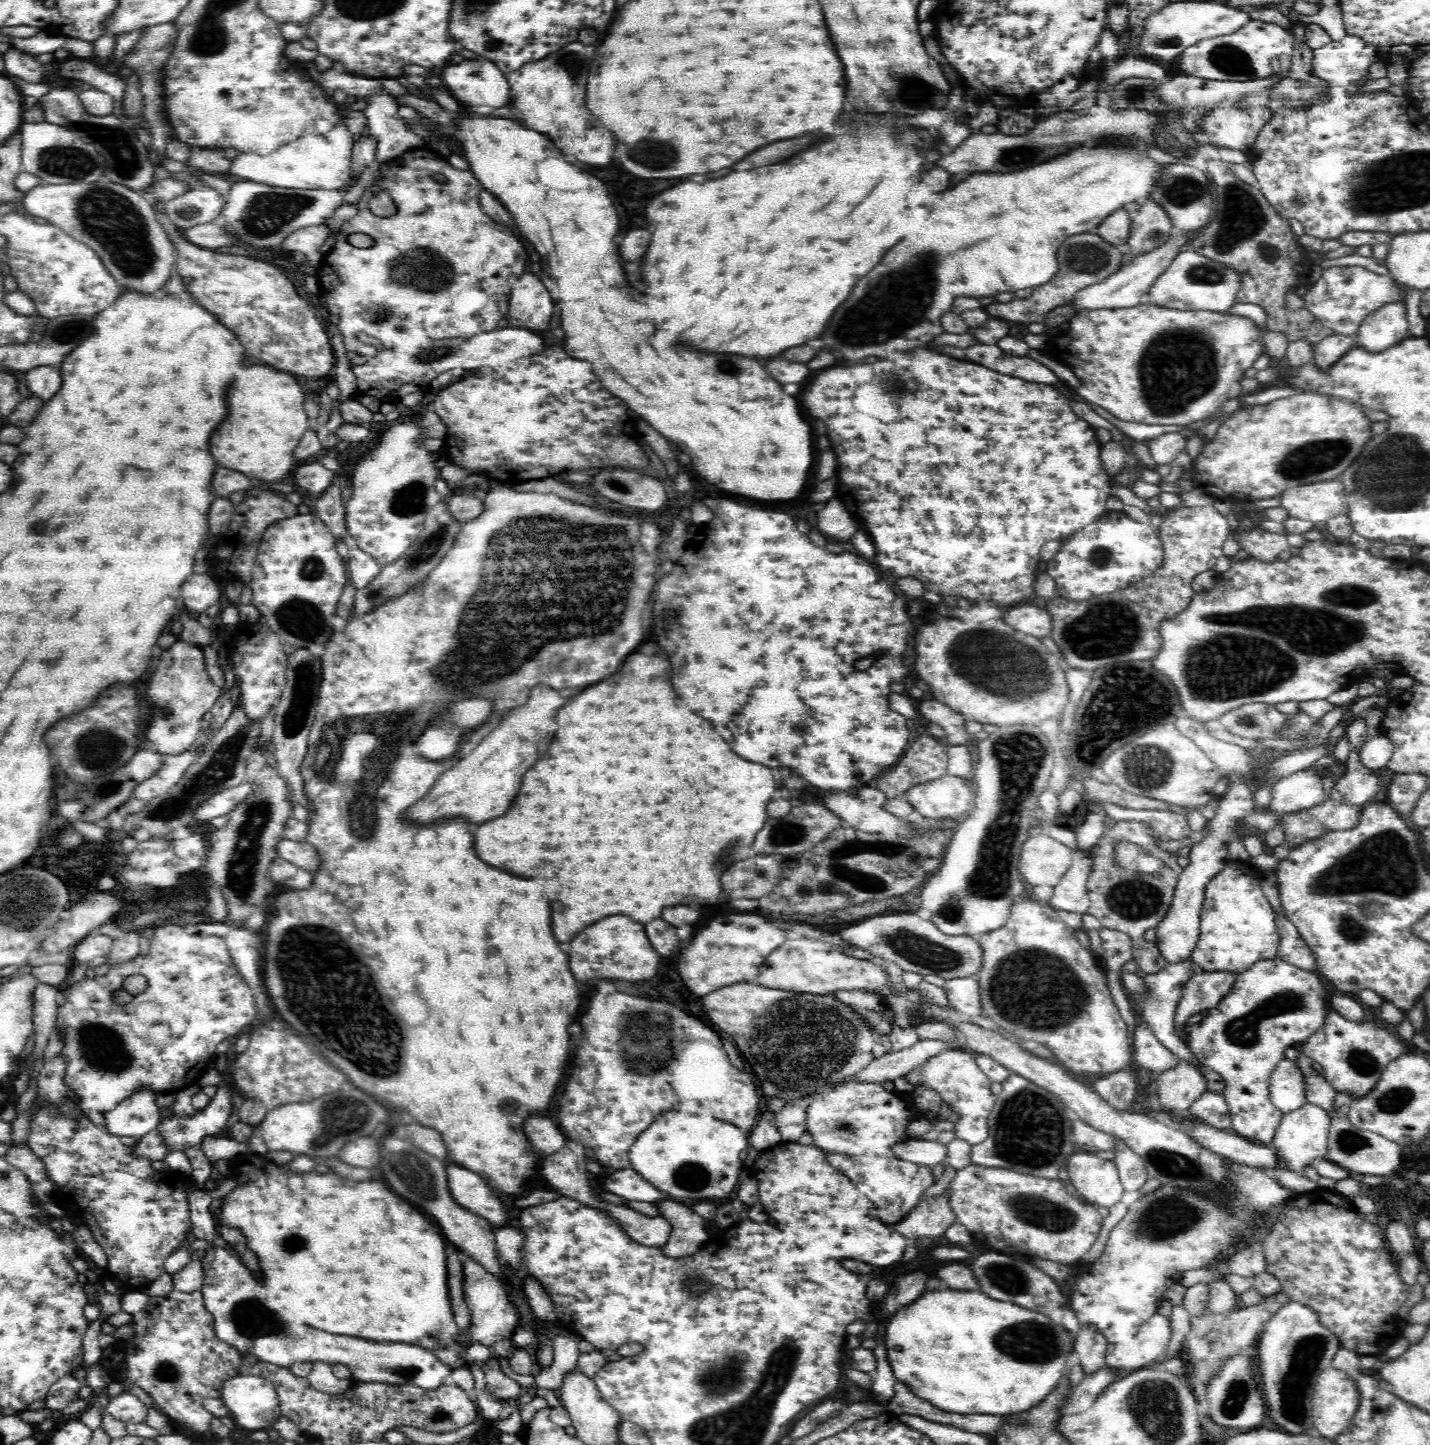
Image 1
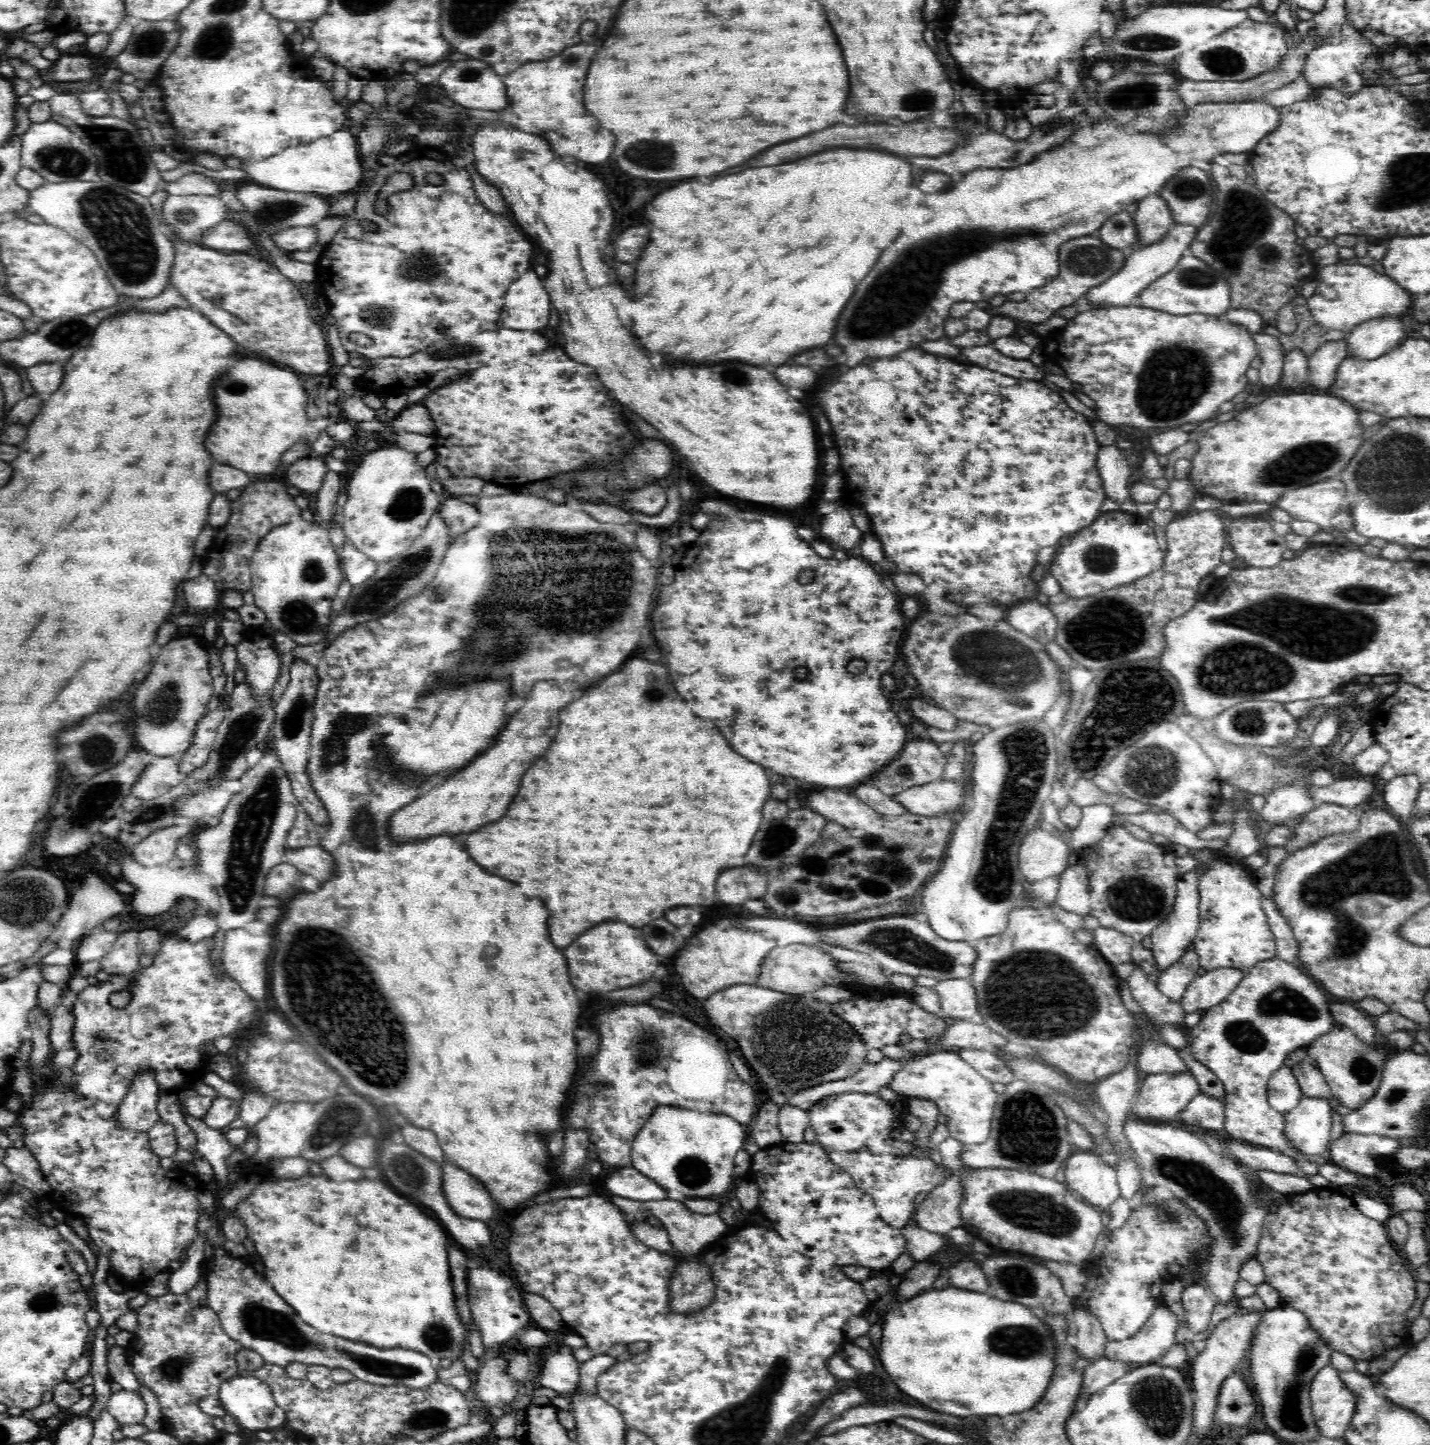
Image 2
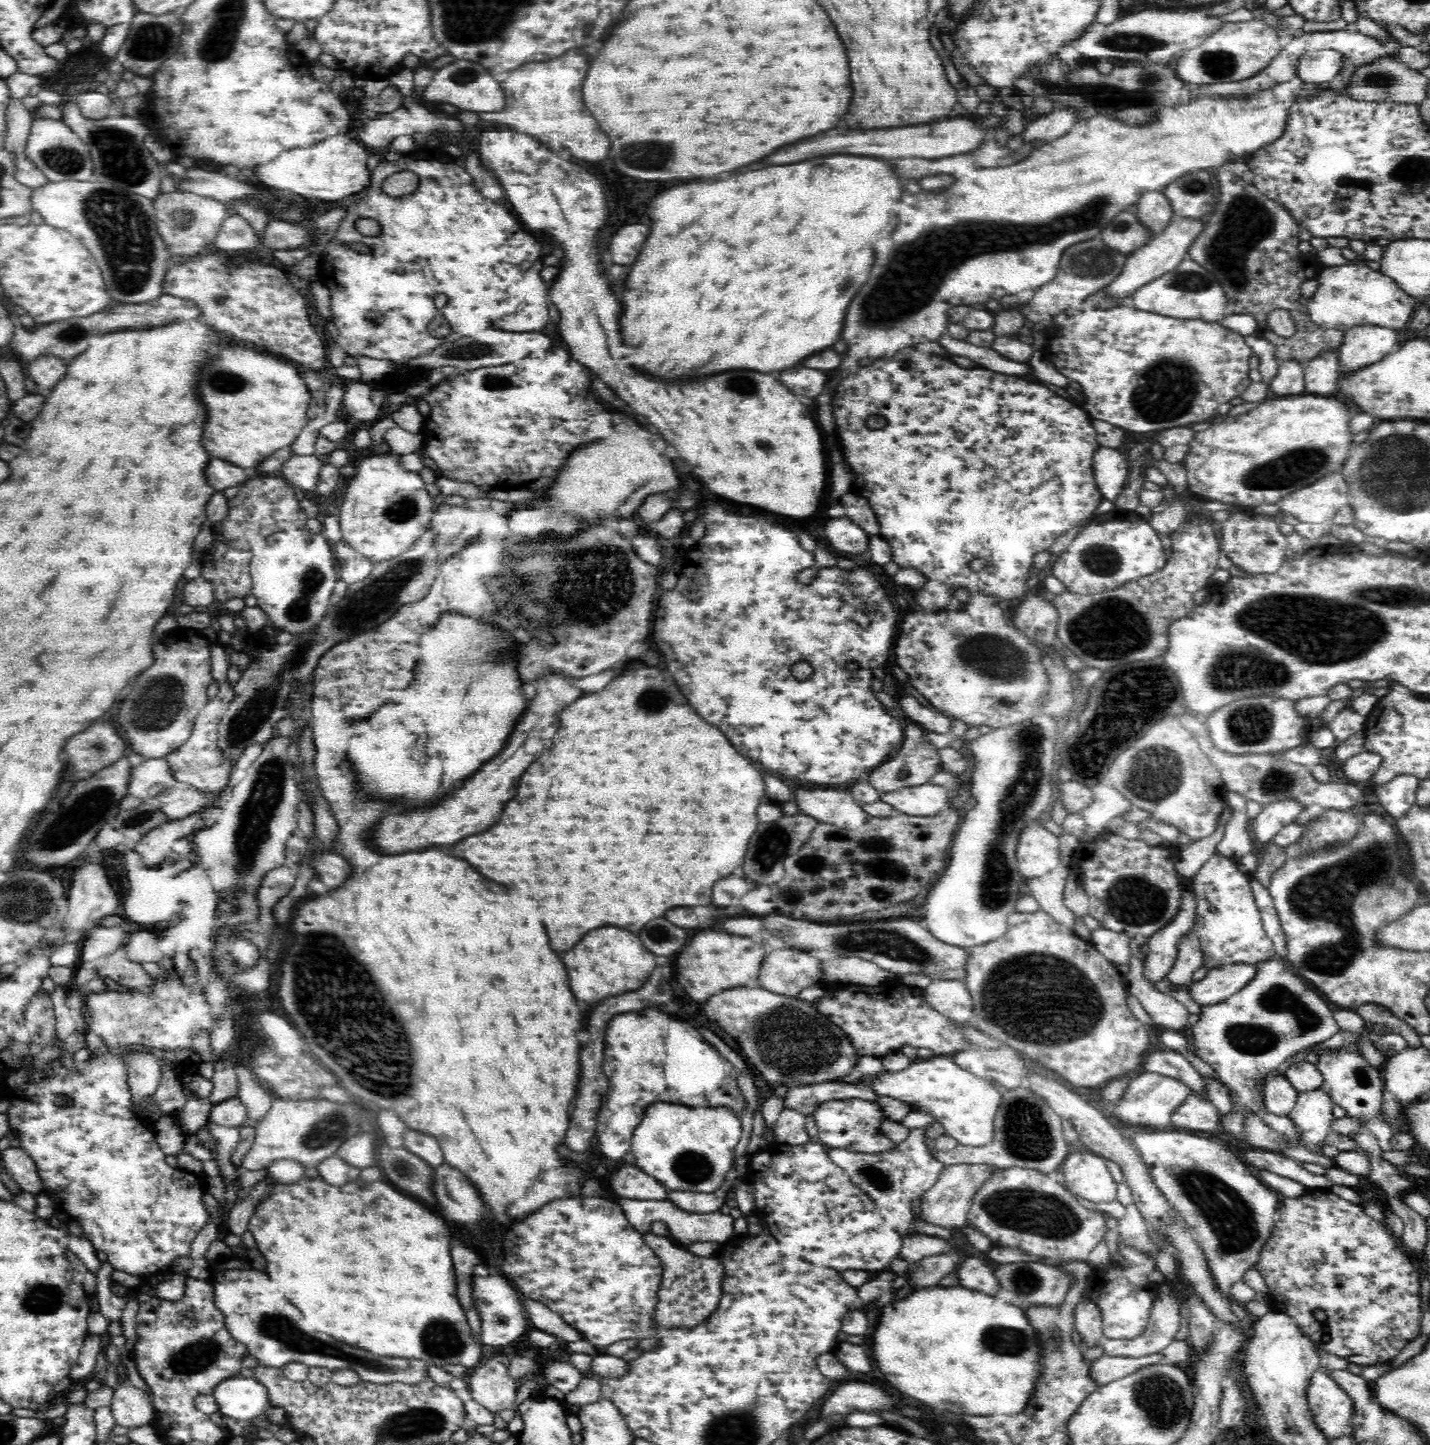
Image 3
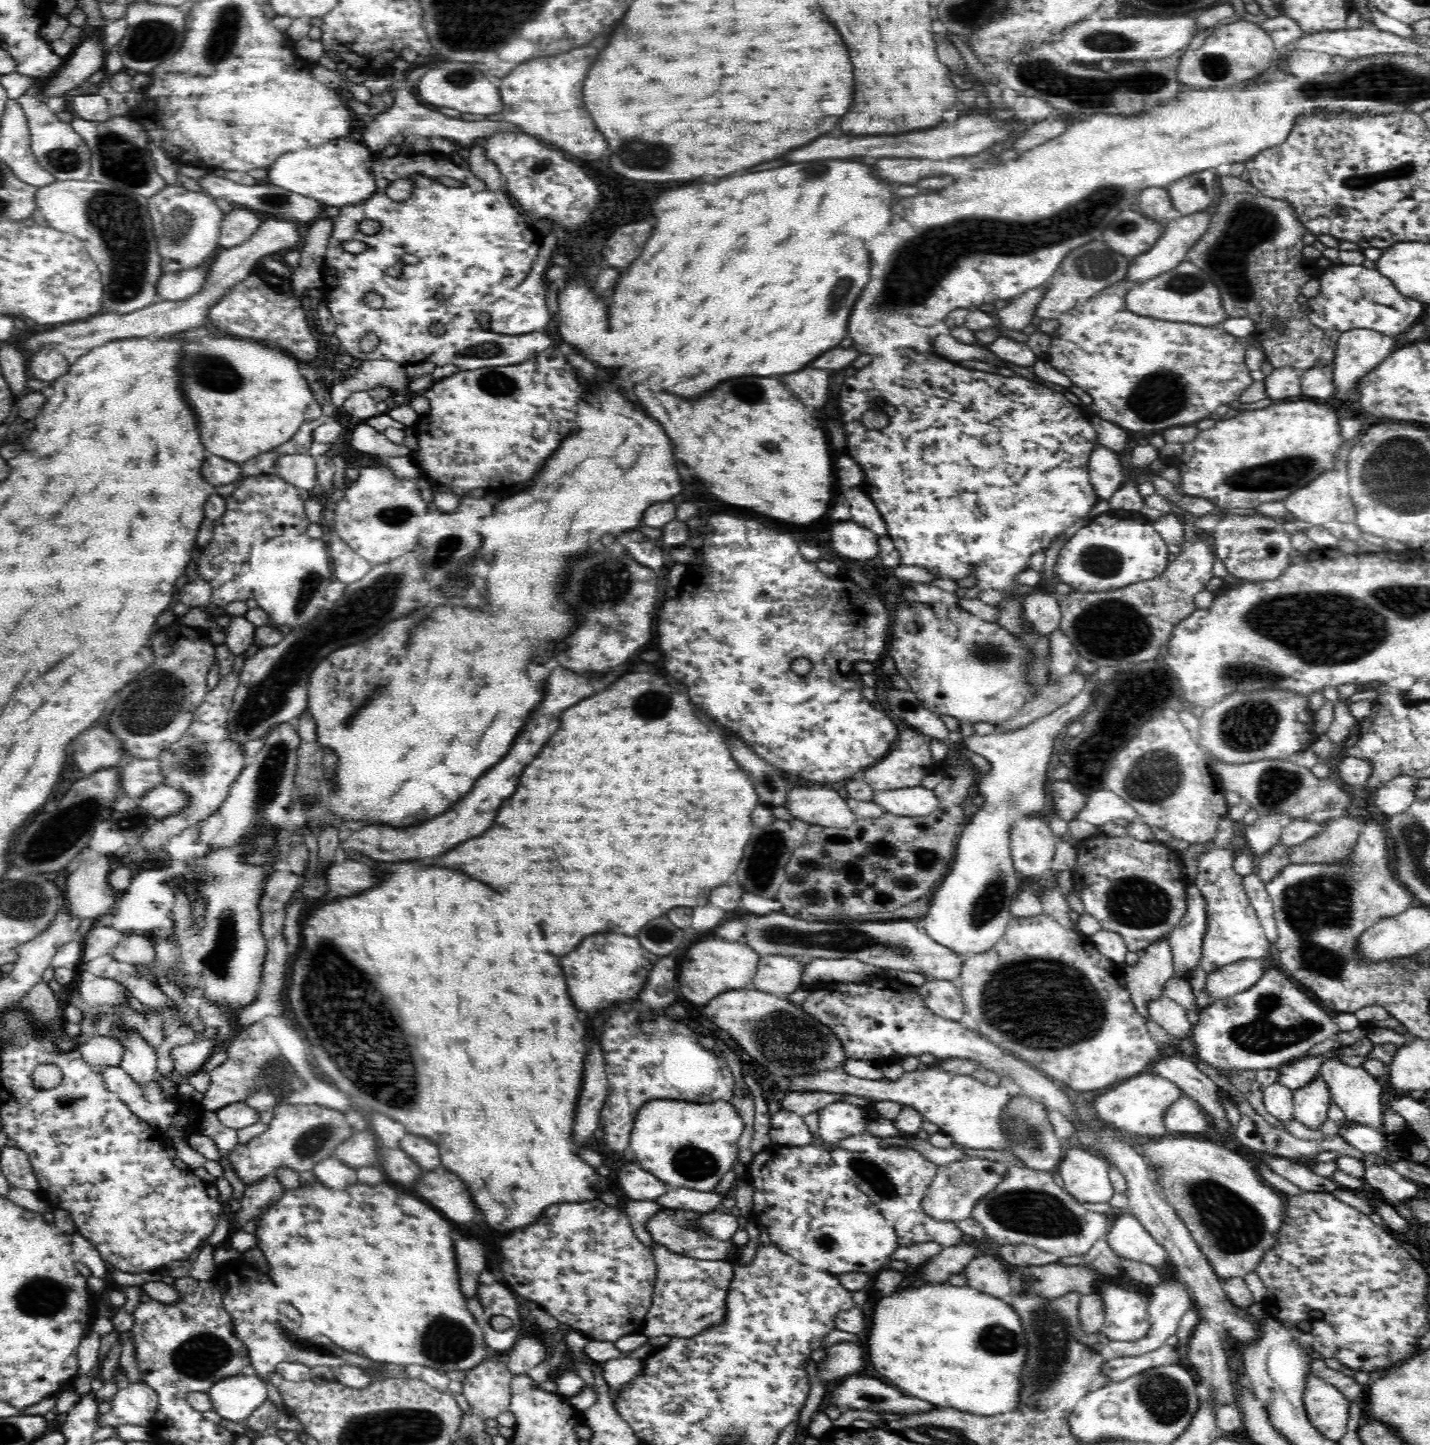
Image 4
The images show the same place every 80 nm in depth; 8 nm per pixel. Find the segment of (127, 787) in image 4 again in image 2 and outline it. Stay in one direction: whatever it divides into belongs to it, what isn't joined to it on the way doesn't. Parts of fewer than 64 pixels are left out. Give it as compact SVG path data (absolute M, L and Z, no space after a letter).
M182 753L177 756L150 756L148 766L140 774L140 778L134 782L131 794L143 801L152 800L170 788L178 786L185 779L180 771Z

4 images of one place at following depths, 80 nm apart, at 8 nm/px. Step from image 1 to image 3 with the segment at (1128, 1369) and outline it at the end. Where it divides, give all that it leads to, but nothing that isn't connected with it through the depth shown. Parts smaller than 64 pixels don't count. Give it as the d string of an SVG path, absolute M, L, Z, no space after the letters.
M1158 1291L1146 1329L1130 1341L1104 1337L1100 1345L1106 1355L1141 1358L1160 1353L1167 1348L1170 1343L1175 1342L1176 1332L1180 1330L1179 1309L1182 1308L1182 1299L1182 1294L1173 1293L1172 1296L1168 1296Z

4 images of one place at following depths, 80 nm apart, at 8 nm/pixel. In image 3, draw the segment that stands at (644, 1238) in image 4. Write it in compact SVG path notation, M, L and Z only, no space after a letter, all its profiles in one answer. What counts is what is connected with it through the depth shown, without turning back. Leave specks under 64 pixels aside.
M620 1197L615 1199L620 1205L623 1213L626 1215L628 1221L634 1229L640 1231L640 1234L650 1232L651 1224L654 1221L665 1222L667 1229L669 1230L669 1238L678 1247L682 1249L688 1248L692 1242L716 1241L723 1243L734 1235L734 1219L727 1213L722 1214L719 1210L706 1213L689 1213L686 1212L678 1205L674 1205L672 1201L668 1199L664 1200L638 1200L631 1198Z

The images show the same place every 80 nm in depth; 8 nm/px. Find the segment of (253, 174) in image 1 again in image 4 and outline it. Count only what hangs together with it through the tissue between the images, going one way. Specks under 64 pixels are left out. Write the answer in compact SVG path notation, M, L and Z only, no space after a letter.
M336 138L322 146L282 154L270 168L264 181L283 189L315 198L322 206L355 205L365 201L375 191L372 151L362 142Z

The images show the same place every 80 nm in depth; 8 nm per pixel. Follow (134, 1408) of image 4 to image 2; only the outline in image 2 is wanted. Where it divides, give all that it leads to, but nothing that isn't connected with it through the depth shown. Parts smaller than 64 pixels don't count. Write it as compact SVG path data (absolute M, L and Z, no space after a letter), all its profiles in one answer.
M122 1389L111 1393L109 1399L106 1410L121 1426L142 1424L147 1415L147 1408L139 1392Z

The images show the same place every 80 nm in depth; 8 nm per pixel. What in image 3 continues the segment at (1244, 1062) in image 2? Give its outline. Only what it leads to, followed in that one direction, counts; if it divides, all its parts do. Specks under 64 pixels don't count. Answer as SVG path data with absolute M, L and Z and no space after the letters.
M1283 960L1263 961L1257 964L1257 973L1250 982L1246 983L1238 992L1226 998L1223 1002L1207 1005L1201 1008L1199 1020L1196 1024L1188 1024L1188 1028L1184 1030L1184 1034L1188 1034L1189 1040L1192 1040L1192 1052L1210 1064L1216 1071L1219 1080L1229 1091L1230 1098L1233 1102L1233 1111L1231 1113L1221 1115L1222 1126L1226 1132L1230 1132L1232 1136L1244 1142L1249 1143L1247 1135L1244 1133L1244 1122L1248 1118L1248 1114L1259 1116L1272 1130L1284 1135L1290 1146L1281 1150L1282 1155L1293 1158L1300 1162L1314 1162L1329 1169L1336 1166L1335 1160L1325 1155L1320 1155L1314 1151L1309 1151L1301 1144L1300 1135L1294 1123L1287 1118L1286 1115L1278 1116L1268 1111L1264 1104L1264 1090L1262 1088L1262 1078L1276 1070L1282 1062L1290 1056L1304 1050L1312 1048L1315 1044L1326 1042L1328 1038L1332 1038L1336 1032L1340 1030L1338 1023L1334 1020L1332 1014L1332 1006L1319 994L1316 988L1313 988L1306 979L1296 975L1290 970L1289 964Z

